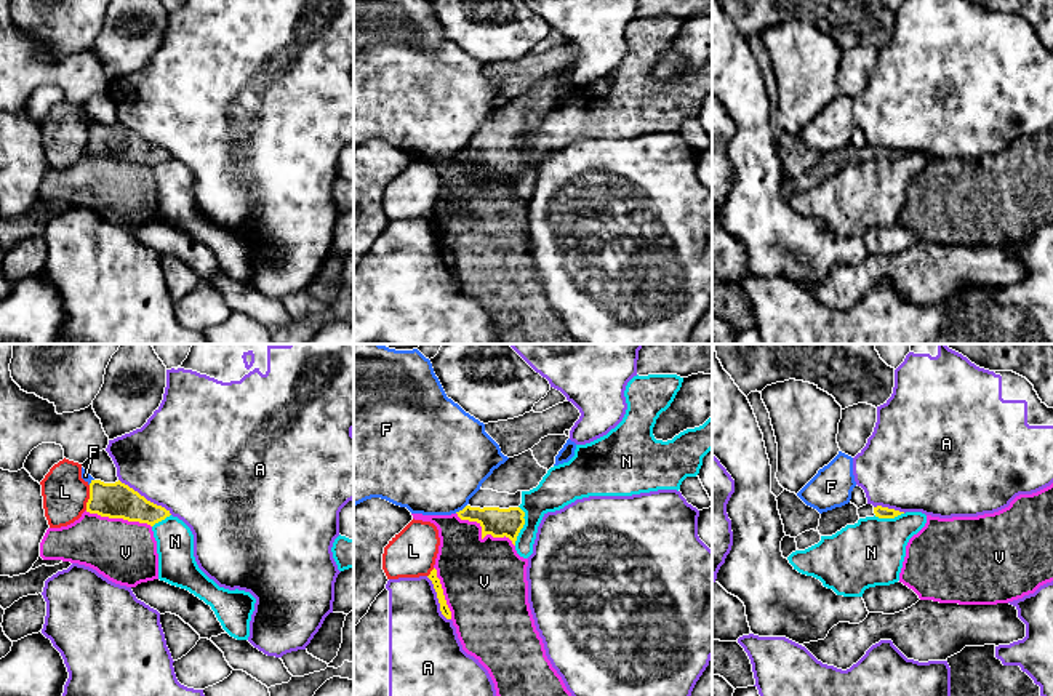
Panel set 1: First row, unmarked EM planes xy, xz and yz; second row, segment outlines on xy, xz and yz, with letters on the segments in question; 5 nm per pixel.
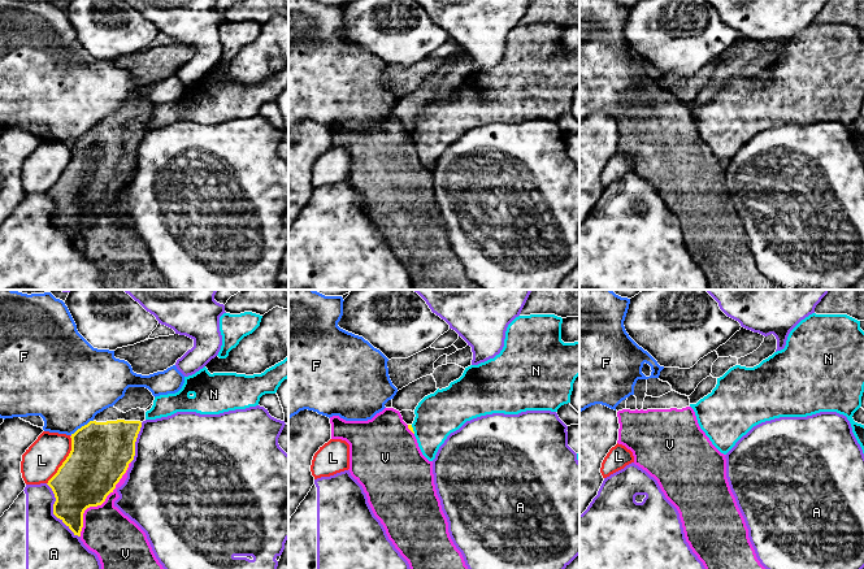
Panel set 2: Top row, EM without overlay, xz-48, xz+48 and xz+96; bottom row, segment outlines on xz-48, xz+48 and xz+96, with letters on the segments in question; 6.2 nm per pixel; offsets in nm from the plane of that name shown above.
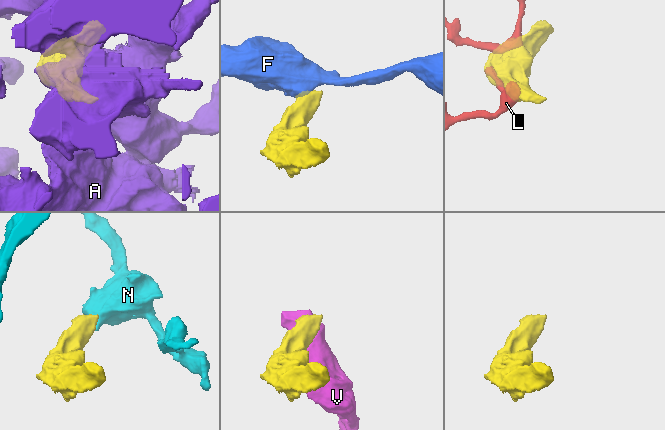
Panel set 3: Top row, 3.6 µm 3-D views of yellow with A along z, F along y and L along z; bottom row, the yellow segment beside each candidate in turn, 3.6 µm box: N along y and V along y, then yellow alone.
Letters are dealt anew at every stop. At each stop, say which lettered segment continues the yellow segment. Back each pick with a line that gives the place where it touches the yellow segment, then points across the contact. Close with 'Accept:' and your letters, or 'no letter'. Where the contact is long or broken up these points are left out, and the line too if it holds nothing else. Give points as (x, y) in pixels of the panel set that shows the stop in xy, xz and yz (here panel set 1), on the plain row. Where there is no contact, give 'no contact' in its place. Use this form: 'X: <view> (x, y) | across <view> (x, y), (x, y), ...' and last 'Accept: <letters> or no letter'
Accept: no letter

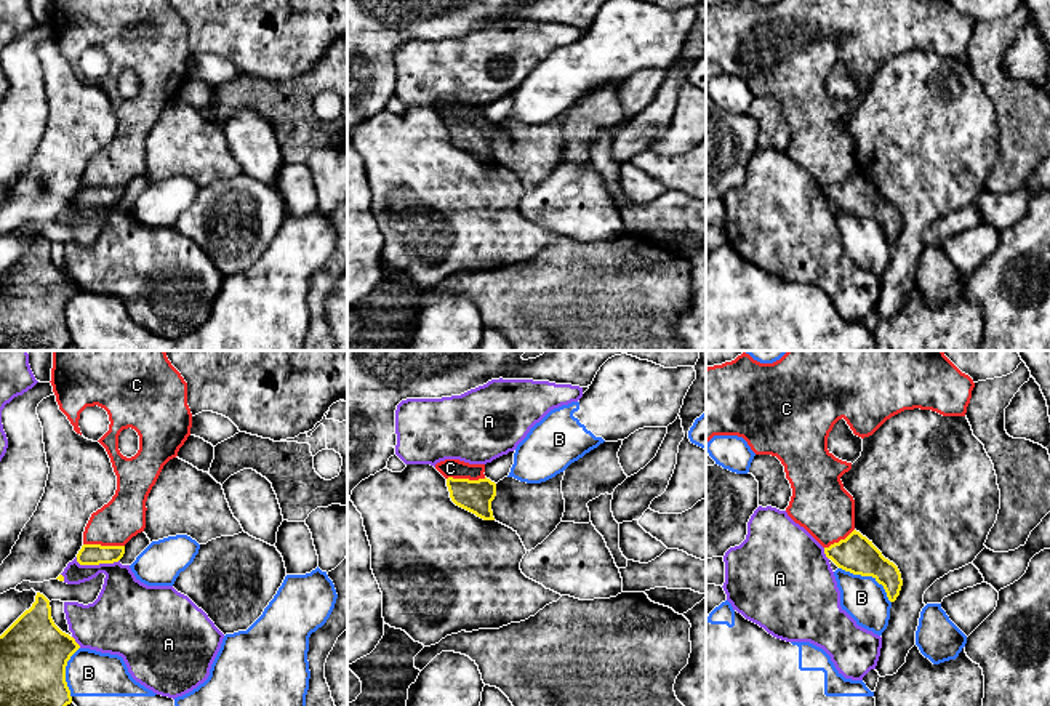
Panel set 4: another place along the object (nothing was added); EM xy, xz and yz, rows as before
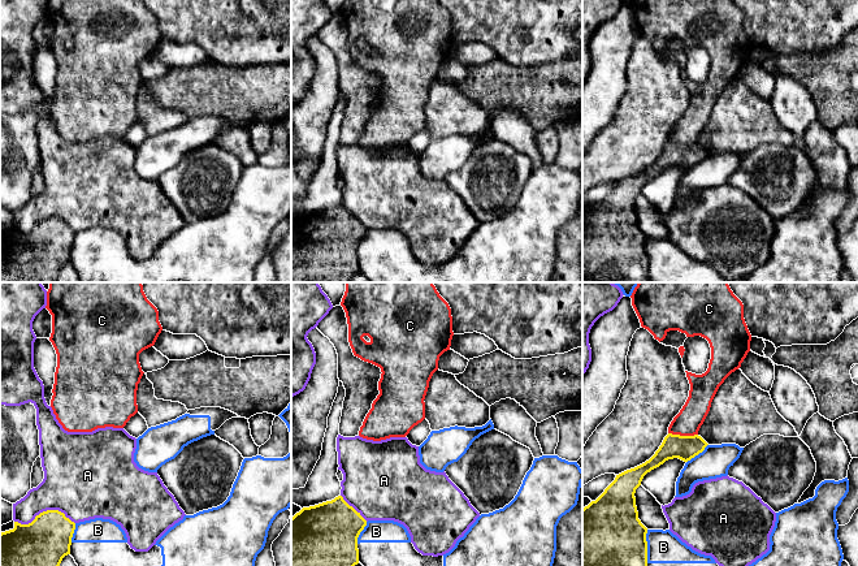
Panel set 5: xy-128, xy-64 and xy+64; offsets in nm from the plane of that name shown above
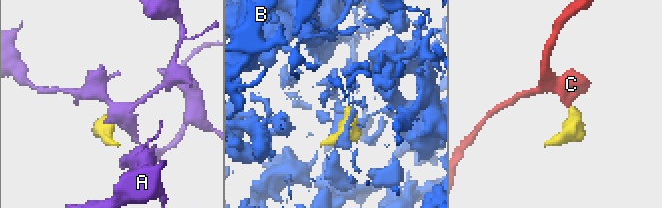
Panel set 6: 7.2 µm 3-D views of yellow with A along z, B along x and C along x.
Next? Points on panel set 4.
Accept: no letter

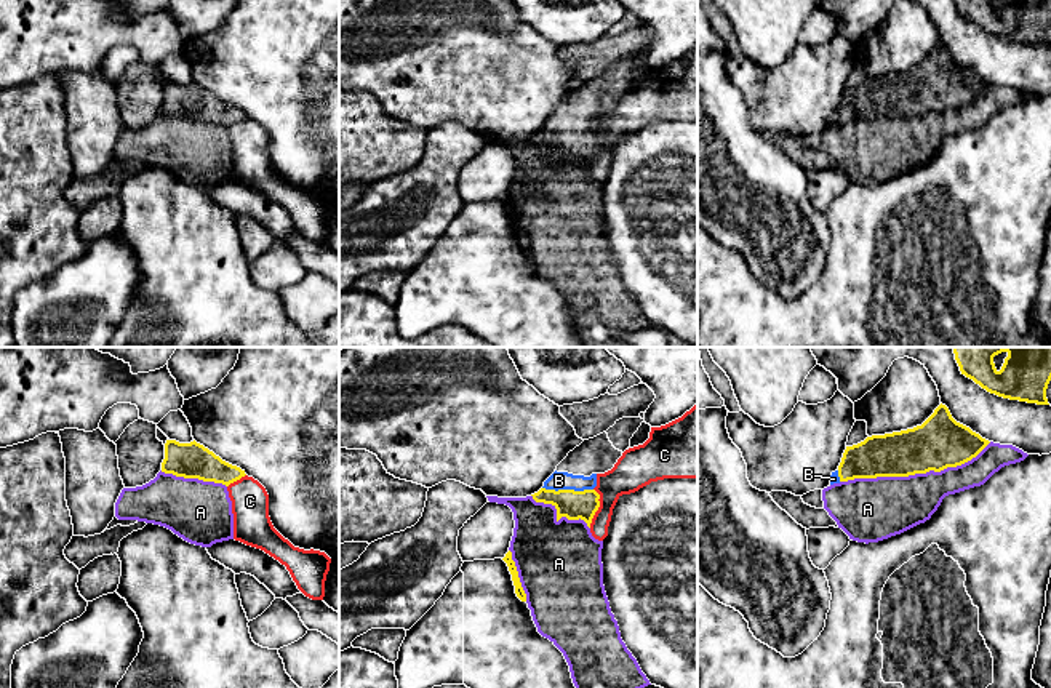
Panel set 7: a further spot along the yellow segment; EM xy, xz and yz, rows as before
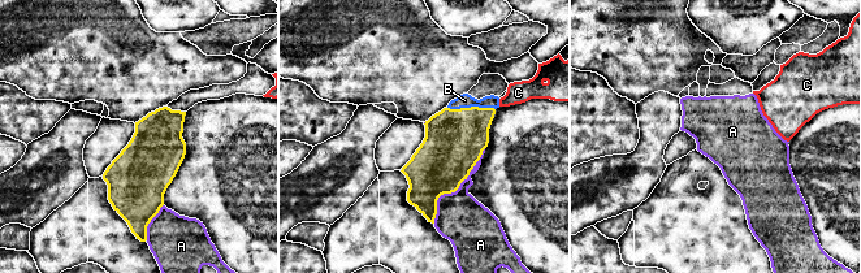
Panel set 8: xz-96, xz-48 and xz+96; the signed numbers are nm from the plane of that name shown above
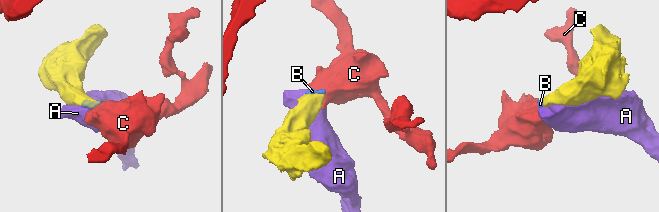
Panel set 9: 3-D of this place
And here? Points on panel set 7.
B: xz (568, 132) | across xz (573, 146), (573, 138), (568, 132), (559, 122)
Accept: B

